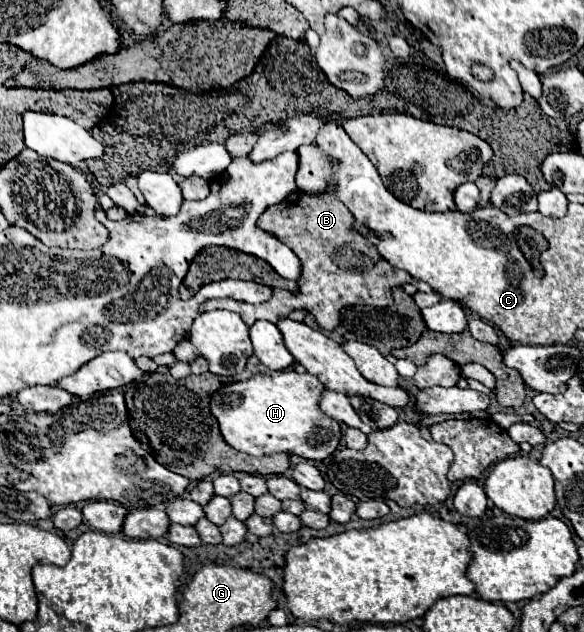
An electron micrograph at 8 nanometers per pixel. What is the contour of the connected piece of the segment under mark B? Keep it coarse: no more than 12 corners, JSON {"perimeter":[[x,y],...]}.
{"perimeter":[[333,189],[295,191],[259,217],[303,267],[299,295],[211,299],[251,327],[303,309],[333,329],[349,305],[389,307],[413,283]]}

